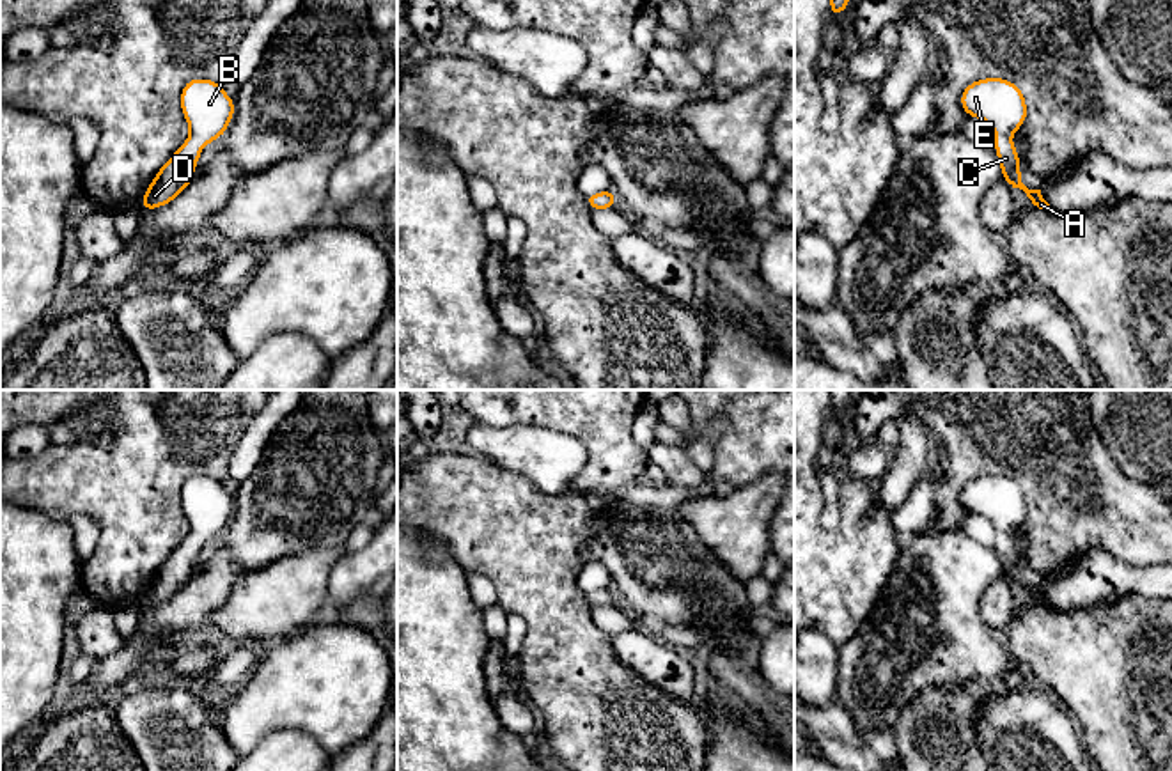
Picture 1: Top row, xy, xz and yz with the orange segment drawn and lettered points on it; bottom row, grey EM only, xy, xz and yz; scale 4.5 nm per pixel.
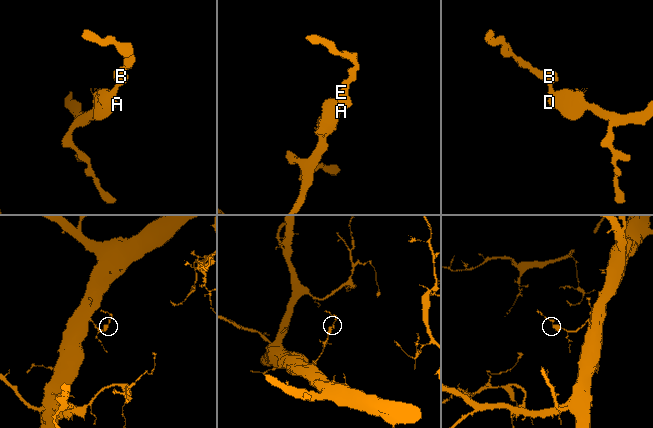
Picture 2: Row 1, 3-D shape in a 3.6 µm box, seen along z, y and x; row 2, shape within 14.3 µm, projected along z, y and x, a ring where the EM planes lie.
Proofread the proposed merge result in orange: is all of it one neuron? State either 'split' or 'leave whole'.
leave whole

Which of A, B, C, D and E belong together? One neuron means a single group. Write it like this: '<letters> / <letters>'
A B C D E

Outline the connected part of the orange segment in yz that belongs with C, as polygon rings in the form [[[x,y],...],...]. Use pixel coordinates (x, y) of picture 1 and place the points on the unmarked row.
[[[1002,475],[979,477],[963,487],[961,503],[970,514],[984,516],[995,526],[995,551],[1002,562],[1002,574],[1012,585],[1023,587],[1032,604],[1051,608],[1041,587],[1028,587],[1021,580],[1020,553],[1011,537],[1011,532],[1027,516],[1027,502],[1020,484]]]

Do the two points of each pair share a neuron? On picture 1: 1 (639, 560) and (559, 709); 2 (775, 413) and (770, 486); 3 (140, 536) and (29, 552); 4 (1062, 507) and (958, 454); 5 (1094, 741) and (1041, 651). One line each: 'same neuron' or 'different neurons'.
1: different neurons
2: different neurons
3: different neurons
4: same neuron
5: same neuron

